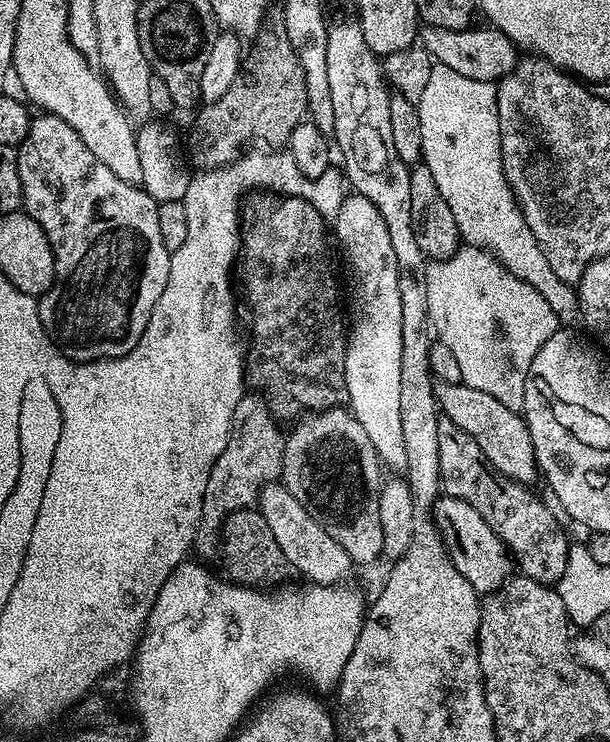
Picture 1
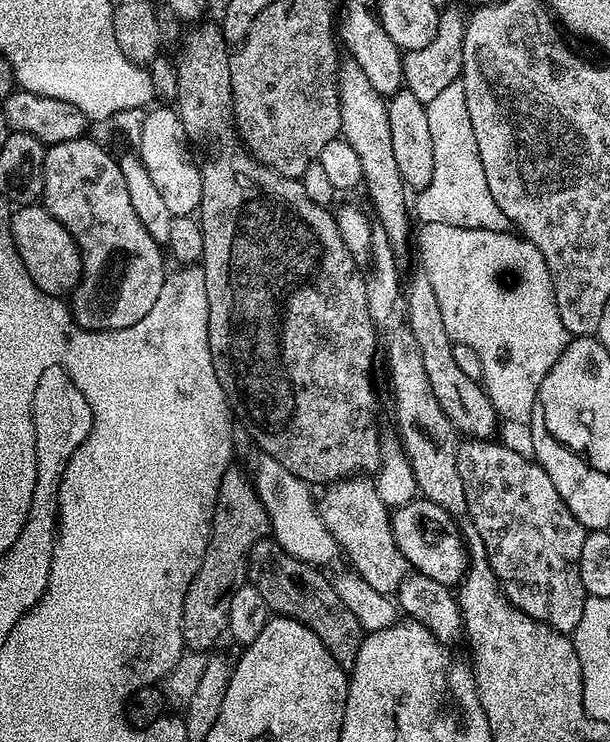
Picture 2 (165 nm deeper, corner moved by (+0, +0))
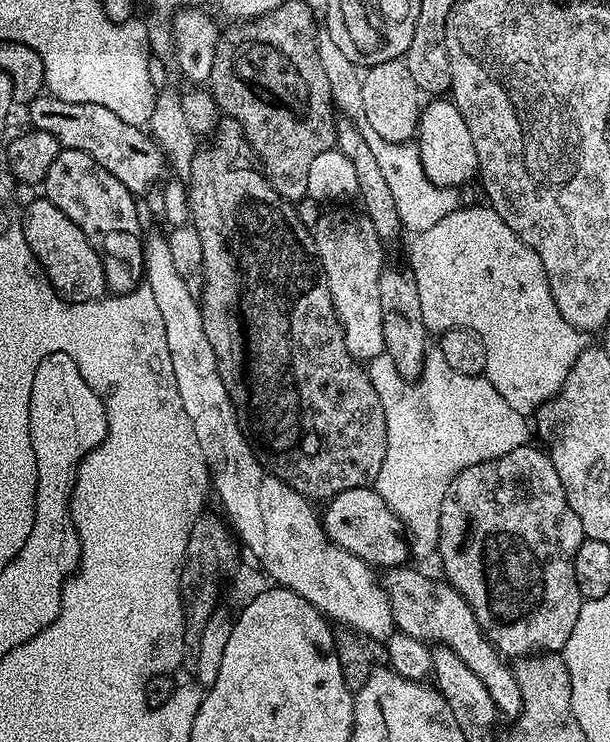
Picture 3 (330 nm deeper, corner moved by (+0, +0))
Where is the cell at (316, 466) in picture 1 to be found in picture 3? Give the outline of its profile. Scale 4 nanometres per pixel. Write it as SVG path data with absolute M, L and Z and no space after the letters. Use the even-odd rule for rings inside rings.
M401 566L398 568L389 568L383 573L382 583L384 585L384 593L388 595L388 601L392 607L392 622L399 631L410 634L410 638L418 638L425 642L431 642L436 646L443 646L454 650L458 654L458 658L462 662L466 662L466 666L470 668L487 686L490 692L490 698L494 698L494 706L497 713L501 717L515 718L520 715L520 707L522 706L522 694L518 690L518 682L516 681L515 671L506 665L505 657L501 656L488 637L484 635L484 631L478 626L478 622L474 618L474 614L470 610L470 606L462 598L462 594L458 594L458 590L454 590L452 585L443 578L435 580L432 576L427 576L424 572L419 572L416 568L408 568L409 566Z

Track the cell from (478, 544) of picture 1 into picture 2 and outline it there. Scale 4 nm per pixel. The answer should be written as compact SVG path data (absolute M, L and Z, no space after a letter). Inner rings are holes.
M417 498L395 509L390 519L394 542L407 564L439 584L454 586L460 582L466 567L466 548L464 552L464 540L450 513L442 510L442 506L434 506L434 502Z

